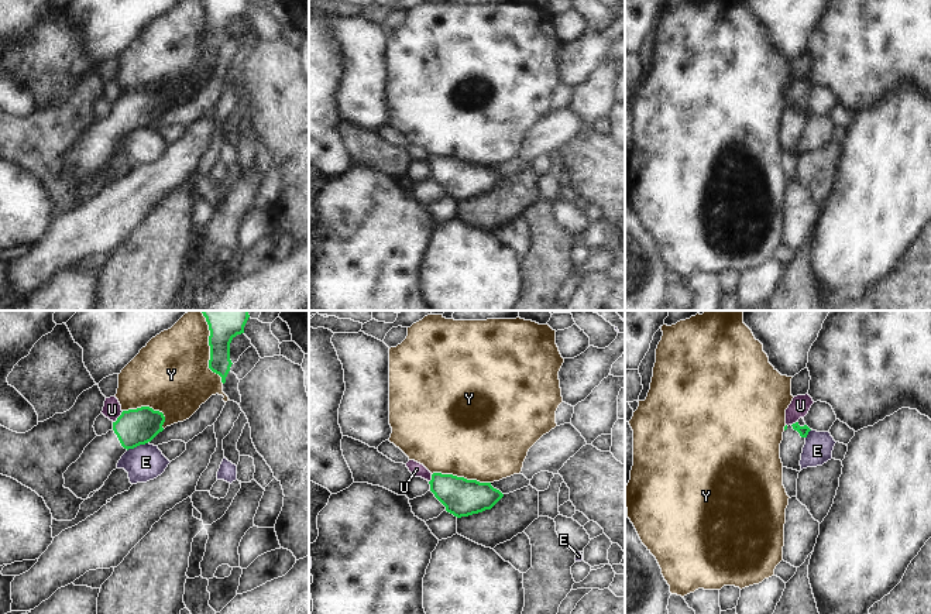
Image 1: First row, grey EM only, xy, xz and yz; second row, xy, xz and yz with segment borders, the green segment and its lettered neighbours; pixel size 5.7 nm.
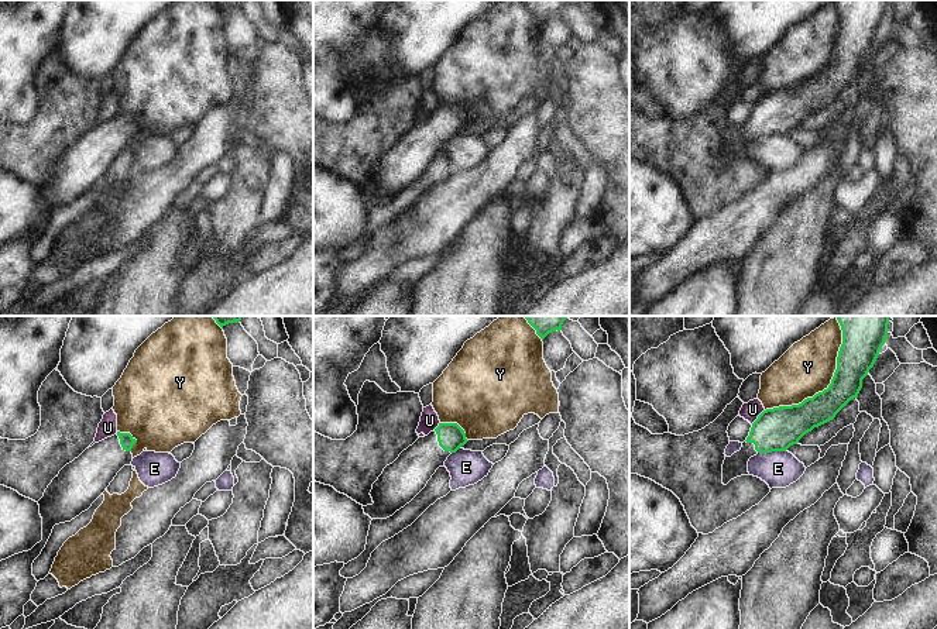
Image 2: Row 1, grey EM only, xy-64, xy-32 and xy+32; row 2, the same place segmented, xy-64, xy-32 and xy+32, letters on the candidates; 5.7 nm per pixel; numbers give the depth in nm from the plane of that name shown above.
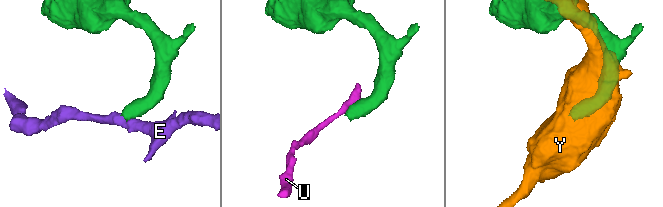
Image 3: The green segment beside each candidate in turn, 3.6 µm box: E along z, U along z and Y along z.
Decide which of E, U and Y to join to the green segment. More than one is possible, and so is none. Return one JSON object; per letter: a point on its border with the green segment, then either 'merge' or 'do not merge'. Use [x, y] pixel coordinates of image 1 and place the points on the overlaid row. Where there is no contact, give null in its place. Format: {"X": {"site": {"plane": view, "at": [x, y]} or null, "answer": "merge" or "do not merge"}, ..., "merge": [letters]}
{"E": {"site": {"plane": "xy", "at": [137, 445]}, "answer": "do not merge"}, "U": {"site": {"plane": "xy", "at": [119, 417]}, "answer": "do not merge"}, "Y": {"site": {"plane": "xy", "at": [210, 347]}, "answer": "do not merge"}, "merge": []}

